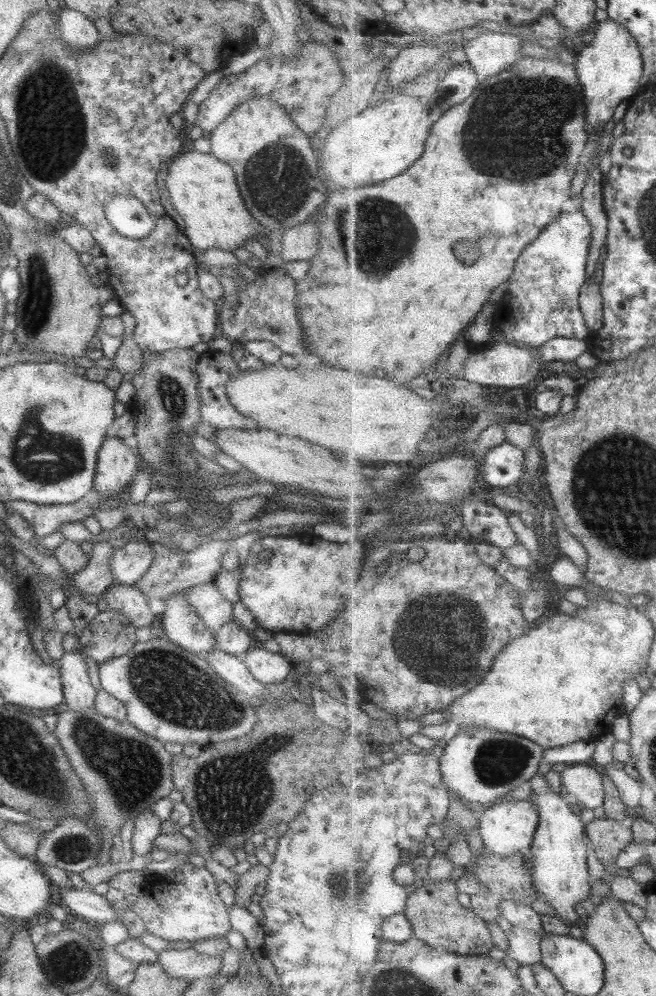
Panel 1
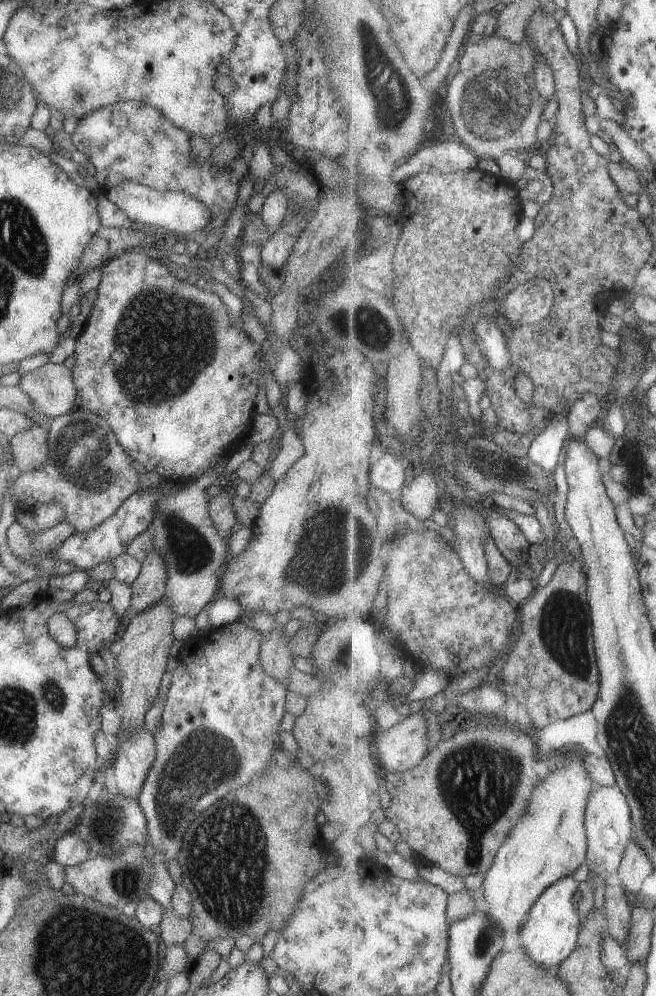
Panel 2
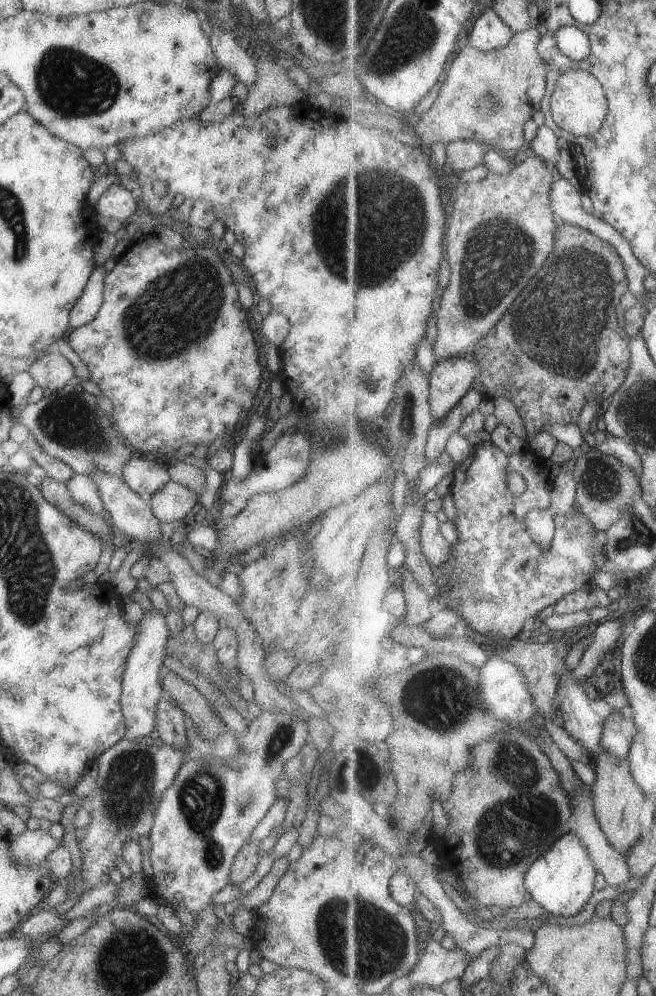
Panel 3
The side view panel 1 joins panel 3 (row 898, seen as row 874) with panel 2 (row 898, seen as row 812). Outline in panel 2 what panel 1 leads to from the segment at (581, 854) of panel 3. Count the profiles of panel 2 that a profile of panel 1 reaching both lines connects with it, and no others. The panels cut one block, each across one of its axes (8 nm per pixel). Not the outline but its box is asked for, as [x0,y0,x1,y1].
[519,876,581,969]

